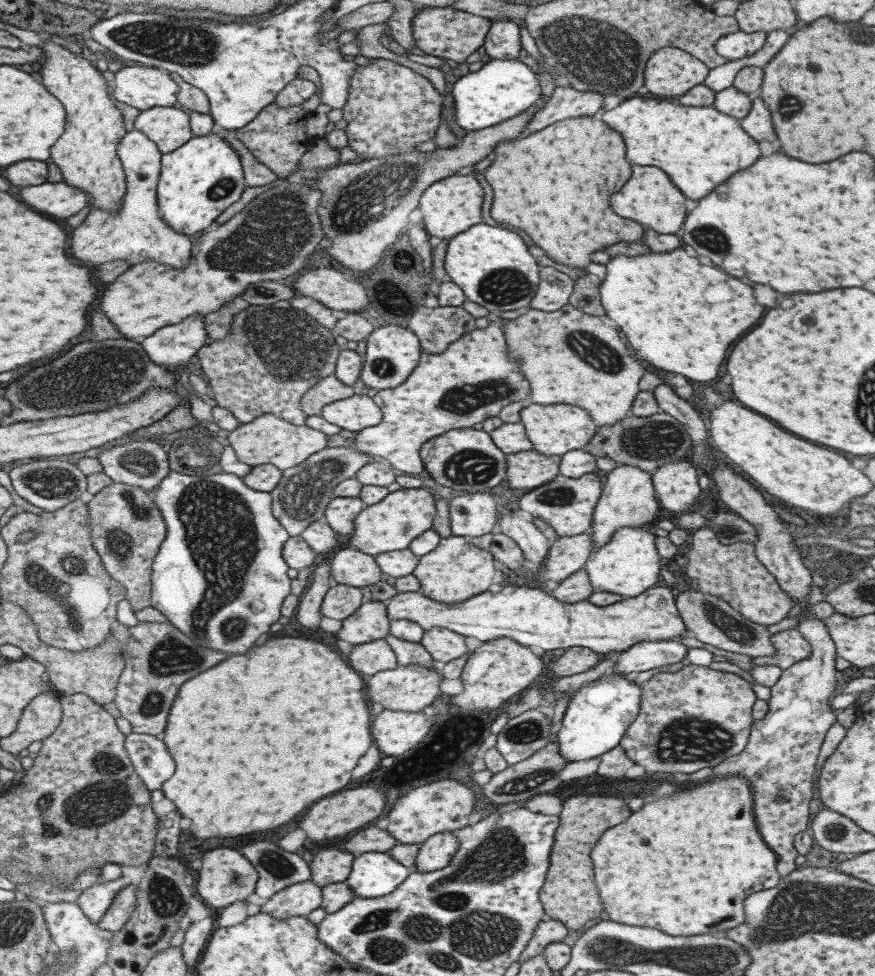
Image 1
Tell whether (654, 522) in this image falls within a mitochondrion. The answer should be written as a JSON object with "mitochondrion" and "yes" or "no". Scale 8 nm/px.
{"mitochondrion":"no"}

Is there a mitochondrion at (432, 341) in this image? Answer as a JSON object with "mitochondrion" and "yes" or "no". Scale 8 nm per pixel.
{"mitochondrion":"no"}

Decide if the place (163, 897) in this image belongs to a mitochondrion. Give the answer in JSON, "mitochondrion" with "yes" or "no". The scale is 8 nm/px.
{"mitochondrion":"yes"}

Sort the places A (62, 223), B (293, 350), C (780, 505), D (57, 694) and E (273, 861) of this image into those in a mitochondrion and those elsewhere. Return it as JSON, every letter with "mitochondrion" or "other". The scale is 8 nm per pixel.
{"A":"other","B":"mitochondrion","C":"other","D":"other","E":"mitochondrion"}

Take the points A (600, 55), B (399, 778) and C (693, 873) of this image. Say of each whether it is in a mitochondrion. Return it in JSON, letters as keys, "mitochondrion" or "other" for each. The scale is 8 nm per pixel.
{"A":"mitochondrion","B":"other","C":"other"}

